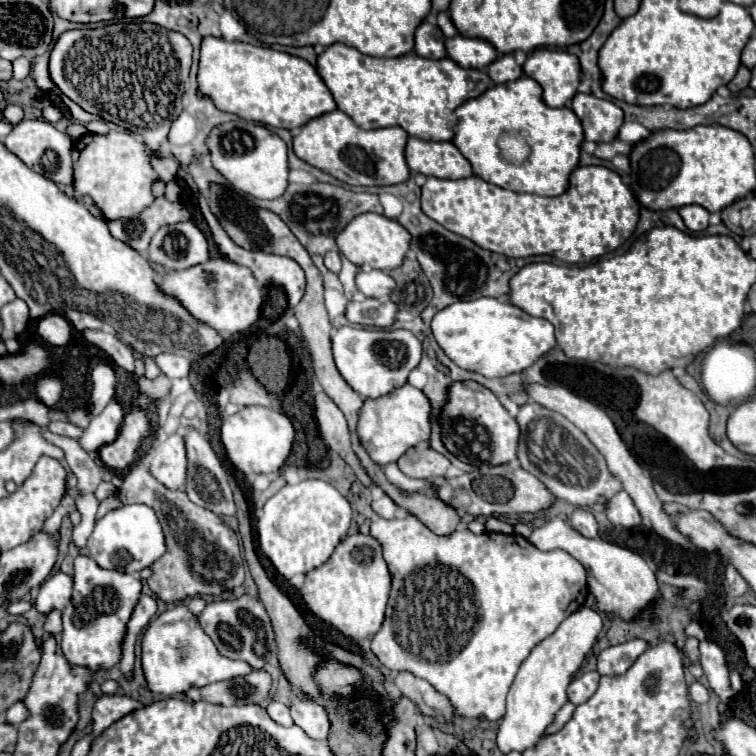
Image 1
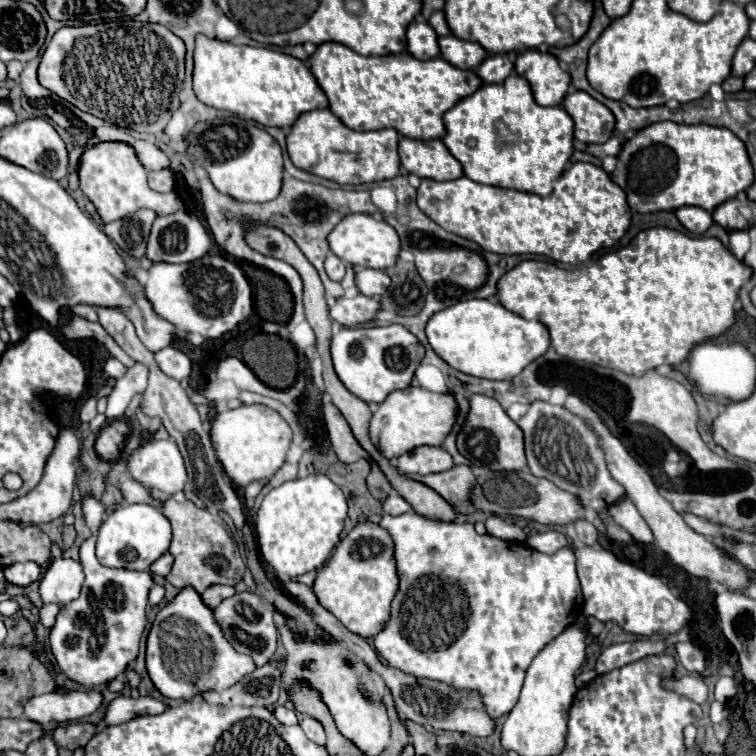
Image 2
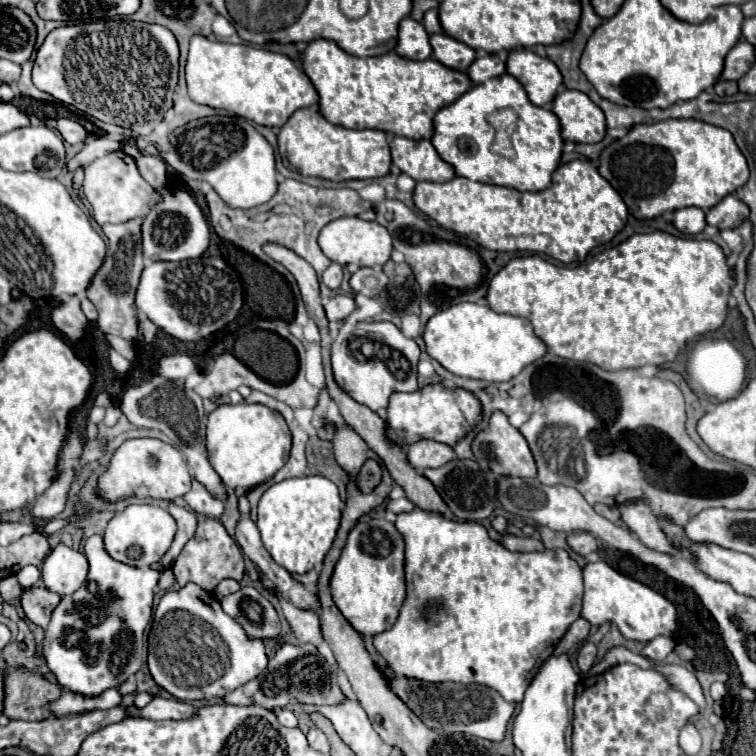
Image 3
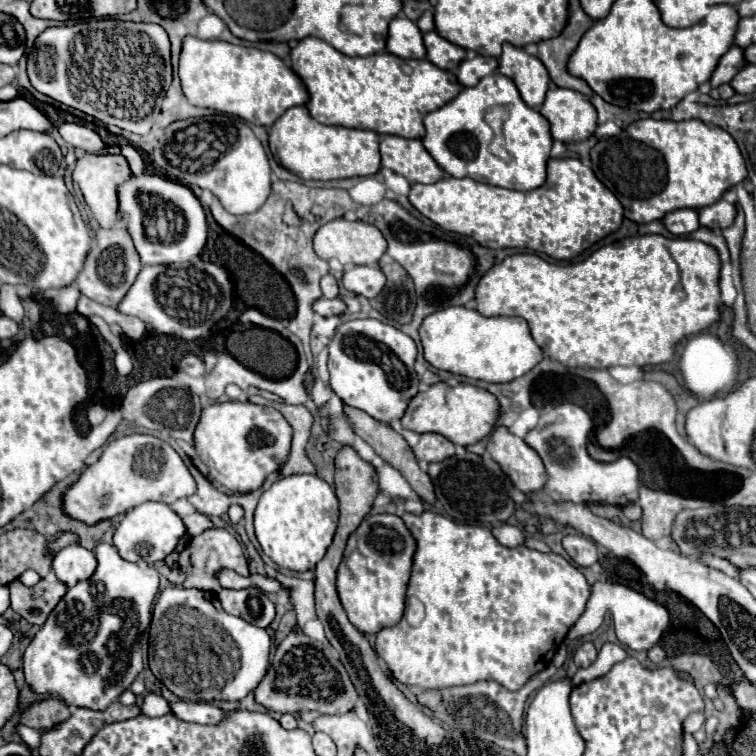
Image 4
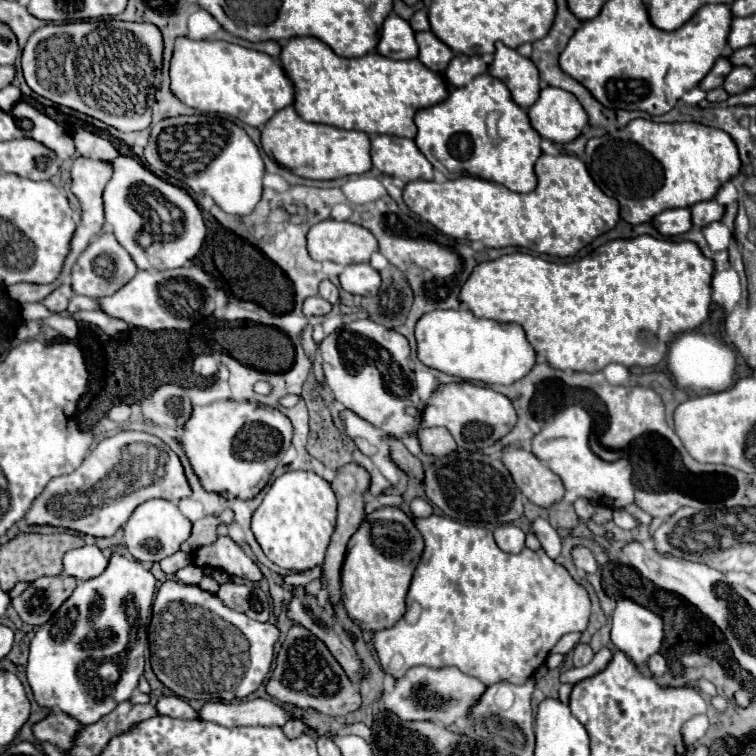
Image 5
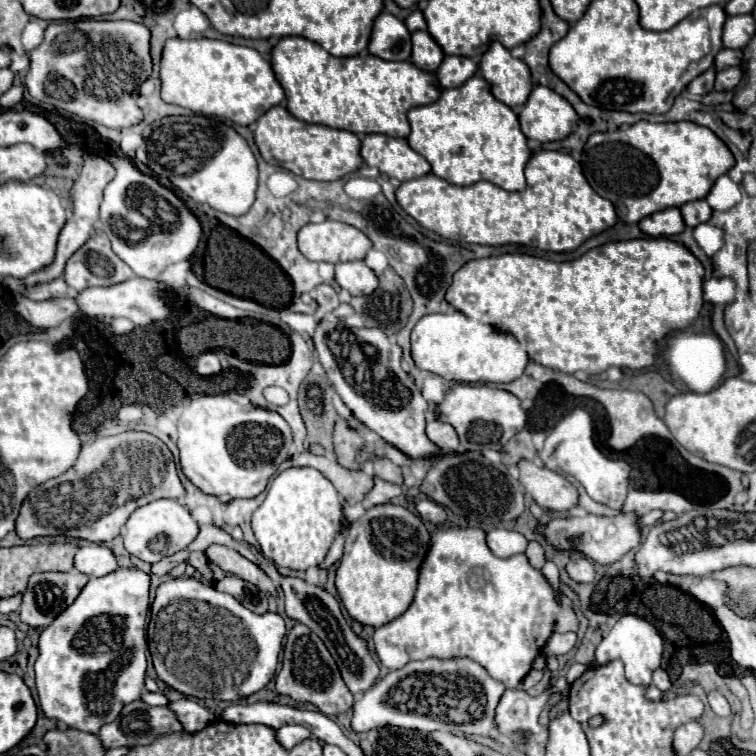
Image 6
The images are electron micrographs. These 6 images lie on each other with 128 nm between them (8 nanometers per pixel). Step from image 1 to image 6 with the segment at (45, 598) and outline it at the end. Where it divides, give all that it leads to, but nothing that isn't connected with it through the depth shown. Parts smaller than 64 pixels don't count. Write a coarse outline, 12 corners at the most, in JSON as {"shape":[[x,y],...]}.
{"shape":[[84,546],[74,568],[86,576],[106,576],[118,568],[112,550]]}

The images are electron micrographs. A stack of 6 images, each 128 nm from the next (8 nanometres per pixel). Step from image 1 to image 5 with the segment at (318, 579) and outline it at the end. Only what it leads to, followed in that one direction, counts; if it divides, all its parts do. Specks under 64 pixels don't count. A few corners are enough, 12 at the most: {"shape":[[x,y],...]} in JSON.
{"shape":[[400,508],[366,514],[348,542],[342,604],[376,632],[404,616],[422,550]]}

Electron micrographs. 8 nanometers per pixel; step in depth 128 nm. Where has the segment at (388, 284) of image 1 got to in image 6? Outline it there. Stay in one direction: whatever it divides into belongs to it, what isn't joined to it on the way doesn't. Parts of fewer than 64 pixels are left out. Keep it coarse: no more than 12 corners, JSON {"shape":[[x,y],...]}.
{"shape":[[362,260],[336,264],[336,282],[368,296],[378,278]]}

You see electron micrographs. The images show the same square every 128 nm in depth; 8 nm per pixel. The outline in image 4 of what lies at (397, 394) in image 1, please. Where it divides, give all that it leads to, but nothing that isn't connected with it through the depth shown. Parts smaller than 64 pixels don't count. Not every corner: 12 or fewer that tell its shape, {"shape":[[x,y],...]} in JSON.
{"shape":[[432,384],[402,428],[470,446],[494,430],[498,400],[472,384]]}

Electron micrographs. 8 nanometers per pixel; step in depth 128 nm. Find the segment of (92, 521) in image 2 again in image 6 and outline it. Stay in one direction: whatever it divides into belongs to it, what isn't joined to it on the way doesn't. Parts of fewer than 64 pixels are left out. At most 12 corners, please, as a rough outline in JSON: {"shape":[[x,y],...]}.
{"shape":[[150,576],[90,578],[42,630],[48,718],[96,734],[140,698]]}

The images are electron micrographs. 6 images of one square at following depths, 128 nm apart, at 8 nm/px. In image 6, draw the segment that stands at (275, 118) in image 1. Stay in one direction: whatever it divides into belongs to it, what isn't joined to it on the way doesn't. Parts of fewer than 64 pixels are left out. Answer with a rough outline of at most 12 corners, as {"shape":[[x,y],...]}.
{"shape":[[170,38],[164,102],[254,124],[286,98],[258,50]]}

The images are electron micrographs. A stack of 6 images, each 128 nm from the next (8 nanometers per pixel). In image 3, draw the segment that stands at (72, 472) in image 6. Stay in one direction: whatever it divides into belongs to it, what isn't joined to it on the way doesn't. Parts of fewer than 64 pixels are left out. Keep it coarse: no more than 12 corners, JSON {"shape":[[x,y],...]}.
{"shape":[[156,438],[116,448],[100,496],[168,502],[192,476],[180,450]]}

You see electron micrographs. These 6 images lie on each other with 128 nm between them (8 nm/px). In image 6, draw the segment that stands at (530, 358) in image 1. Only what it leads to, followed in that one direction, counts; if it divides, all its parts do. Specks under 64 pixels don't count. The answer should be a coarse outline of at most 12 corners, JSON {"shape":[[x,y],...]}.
{"shape":[[458,310],[412,330],[418,368],[494,384],[530,362],[516,336]]}

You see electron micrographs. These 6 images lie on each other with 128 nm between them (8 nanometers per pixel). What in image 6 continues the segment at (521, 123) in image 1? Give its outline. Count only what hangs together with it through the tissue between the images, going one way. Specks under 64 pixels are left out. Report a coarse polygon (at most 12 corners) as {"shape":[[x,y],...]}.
{"shape":[[480,74],[412,108],[410,148],[456,186],[526,188],[518,114]]}

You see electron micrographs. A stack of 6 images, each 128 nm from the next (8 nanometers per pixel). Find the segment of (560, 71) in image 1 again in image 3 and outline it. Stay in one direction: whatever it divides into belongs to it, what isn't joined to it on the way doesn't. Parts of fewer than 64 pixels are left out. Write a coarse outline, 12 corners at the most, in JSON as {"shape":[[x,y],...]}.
{"shape":[[512,50],[508,74],[530,102],[548,106],[562,86],[556,64]]}

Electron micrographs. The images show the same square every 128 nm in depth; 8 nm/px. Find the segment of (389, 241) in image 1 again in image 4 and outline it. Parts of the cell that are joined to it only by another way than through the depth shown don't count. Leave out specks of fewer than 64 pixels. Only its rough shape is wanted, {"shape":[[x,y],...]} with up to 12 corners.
{"shape":[[336,218],[318,228],[314,252],[342,264],[376,266],[382,232]]}

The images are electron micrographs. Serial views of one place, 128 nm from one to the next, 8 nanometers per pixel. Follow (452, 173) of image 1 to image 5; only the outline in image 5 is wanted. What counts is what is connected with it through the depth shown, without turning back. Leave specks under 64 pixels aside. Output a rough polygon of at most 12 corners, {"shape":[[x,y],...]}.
{"shape":[[372,138],[372,164],[404,182],[432,180],[414,140]]}

